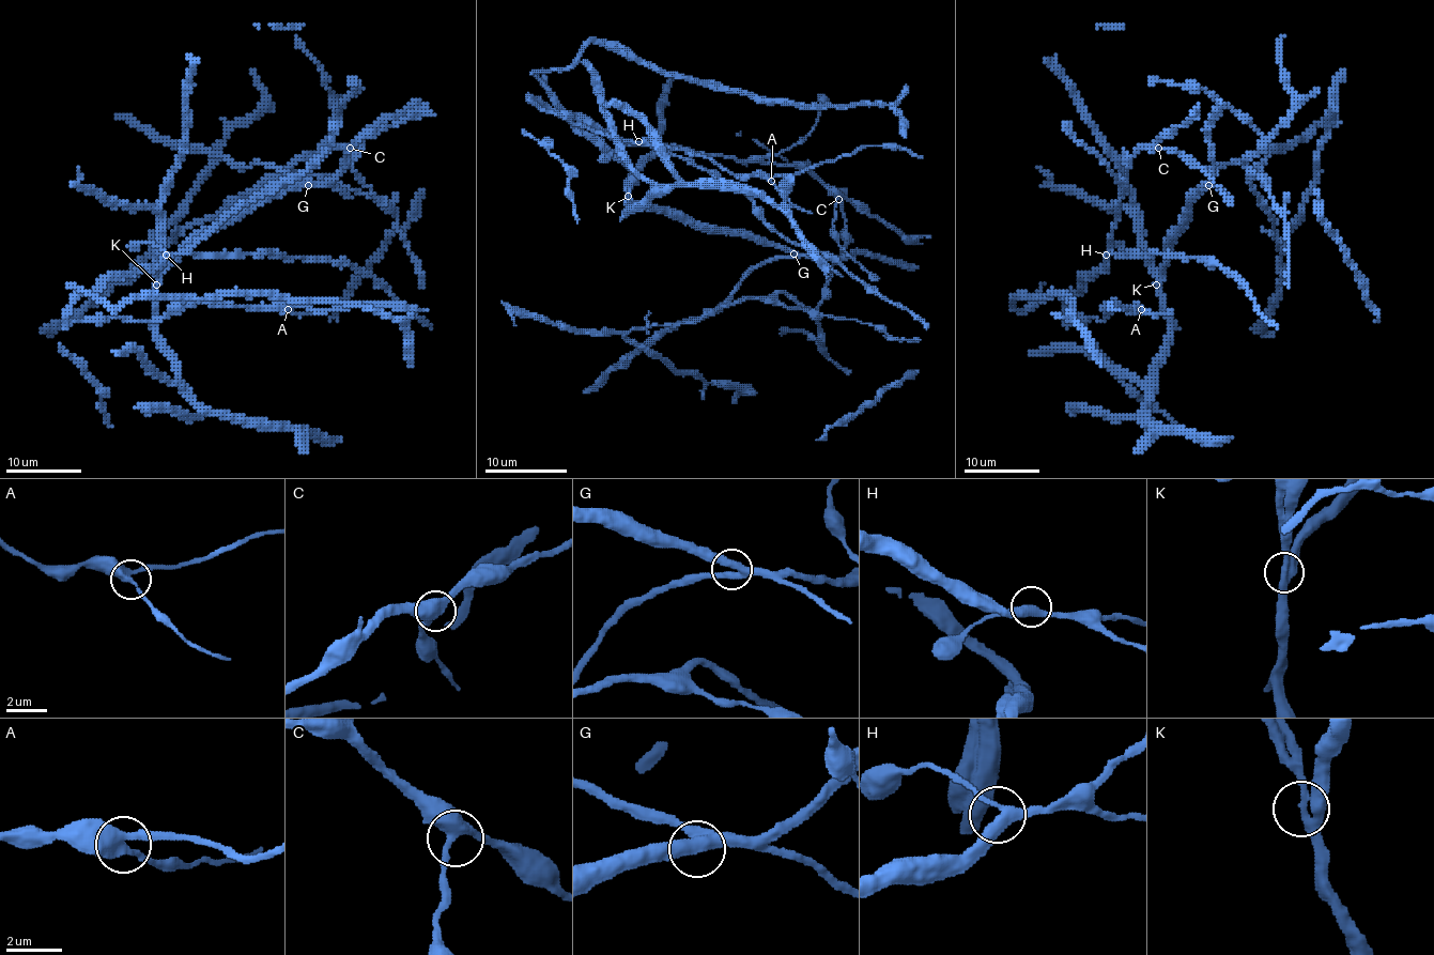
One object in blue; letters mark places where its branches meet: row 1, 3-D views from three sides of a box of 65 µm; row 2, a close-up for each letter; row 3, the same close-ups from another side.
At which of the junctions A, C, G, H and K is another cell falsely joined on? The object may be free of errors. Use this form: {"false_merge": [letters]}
{"false_merge": []}

